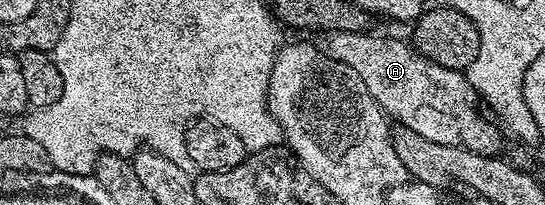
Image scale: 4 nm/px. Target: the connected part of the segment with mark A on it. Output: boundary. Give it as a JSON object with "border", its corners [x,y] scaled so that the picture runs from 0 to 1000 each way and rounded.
{"border":[[[677,156],[606,161],[596,185],[594,234],[606,273],[646,327],[646,346],[668,385],[675,463],[690,483],[710,576],[730,571],[739,624],[778,659],[778,678],[793,678],[793,698],[846,707],[884,766],[903,766],[916,741],[923,634],[890,546],[877,551],[881,478],[862,420],[853,351],[793,307],[750,200],[727,205],[703,171],[679,176]]]}

